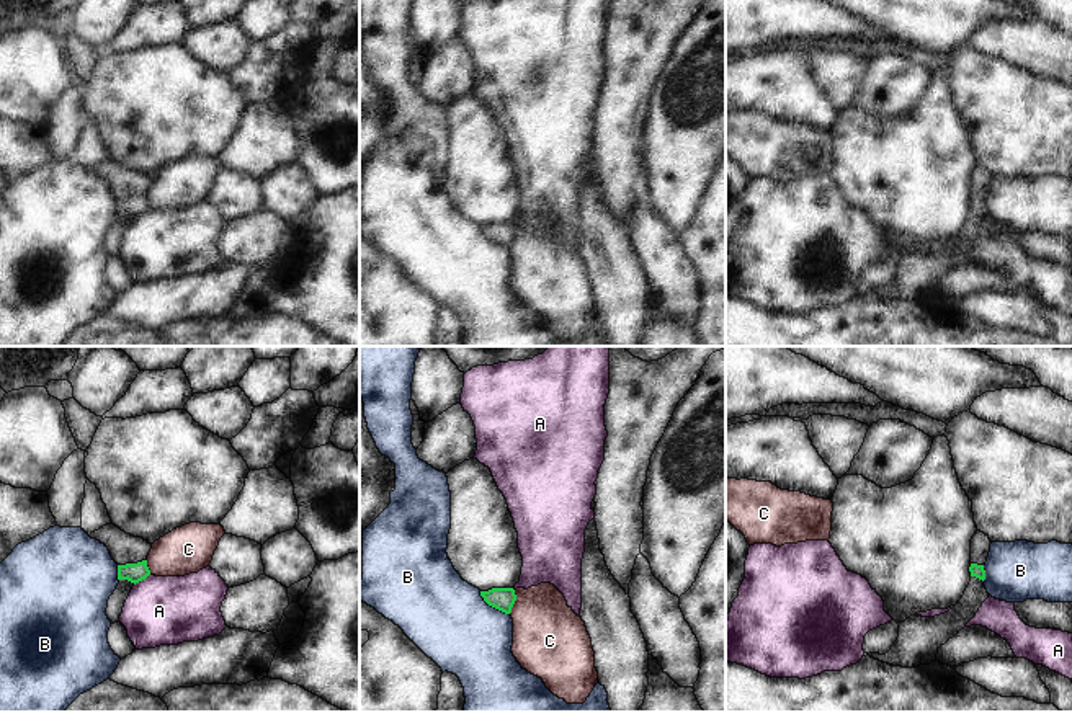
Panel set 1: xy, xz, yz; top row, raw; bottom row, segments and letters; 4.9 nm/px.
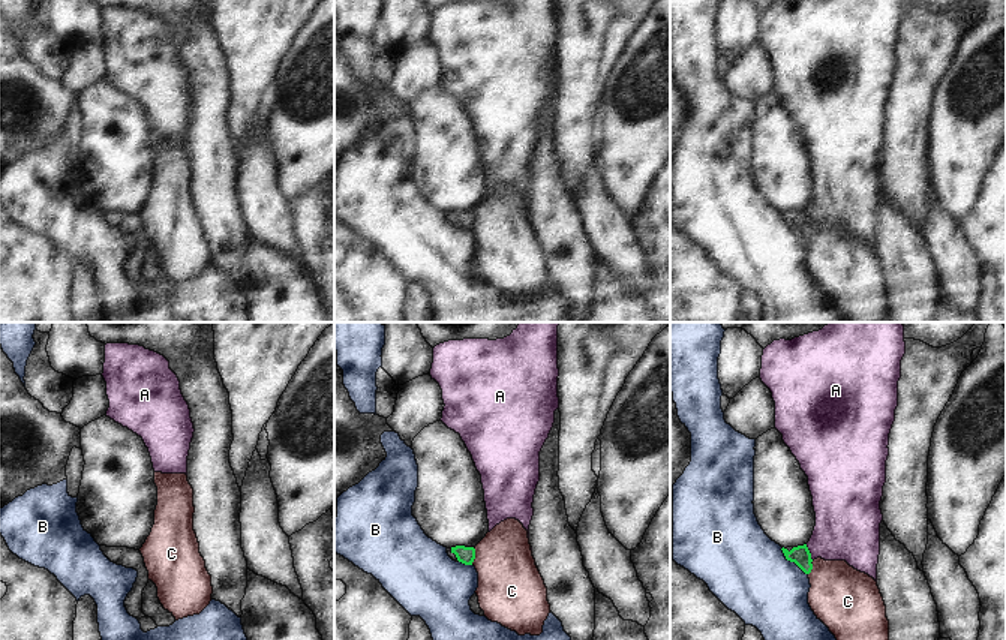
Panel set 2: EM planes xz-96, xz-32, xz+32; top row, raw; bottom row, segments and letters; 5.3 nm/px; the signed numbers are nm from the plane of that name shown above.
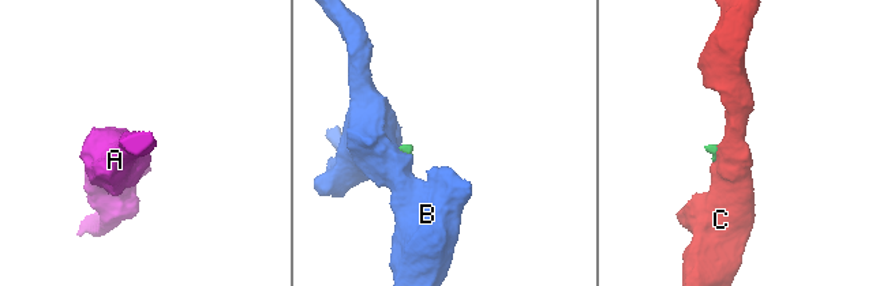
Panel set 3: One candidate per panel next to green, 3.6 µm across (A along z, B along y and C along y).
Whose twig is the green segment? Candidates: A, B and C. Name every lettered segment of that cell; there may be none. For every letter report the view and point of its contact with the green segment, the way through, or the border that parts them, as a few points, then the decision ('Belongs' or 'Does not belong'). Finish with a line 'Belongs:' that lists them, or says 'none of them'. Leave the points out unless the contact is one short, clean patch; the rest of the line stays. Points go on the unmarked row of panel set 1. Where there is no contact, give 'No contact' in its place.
A: Touches green at xy (141, 214). Boundary: xy (149, 208), (134, 219). Does not belong
B: Touches green at xz (492, 240). Boundary: xz (479, 226), (489, 239), (509, 249). Does not belong
C: Touches green at xz (515, 234). Boundary: xz (515, 224), (515, 237), (509, 247). Does not belong
Belongs: none of them.

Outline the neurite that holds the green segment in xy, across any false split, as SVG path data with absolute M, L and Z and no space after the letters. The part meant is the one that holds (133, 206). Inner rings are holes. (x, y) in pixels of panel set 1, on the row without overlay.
M113 157L92 167L90 171L105 178L113 194L118 198L119 217L109 230L108 242L105 245L111 258L114 258L119 255L132 220L150 209L147 189L152 183L152 178L142 171L126 168Z

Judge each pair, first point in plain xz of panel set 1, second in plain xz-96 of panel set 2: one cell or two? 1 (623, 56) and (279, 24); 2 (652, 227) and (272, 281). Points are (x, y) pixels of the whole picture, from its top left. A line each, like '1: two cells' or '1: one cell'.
1: one cell
2: two cells

